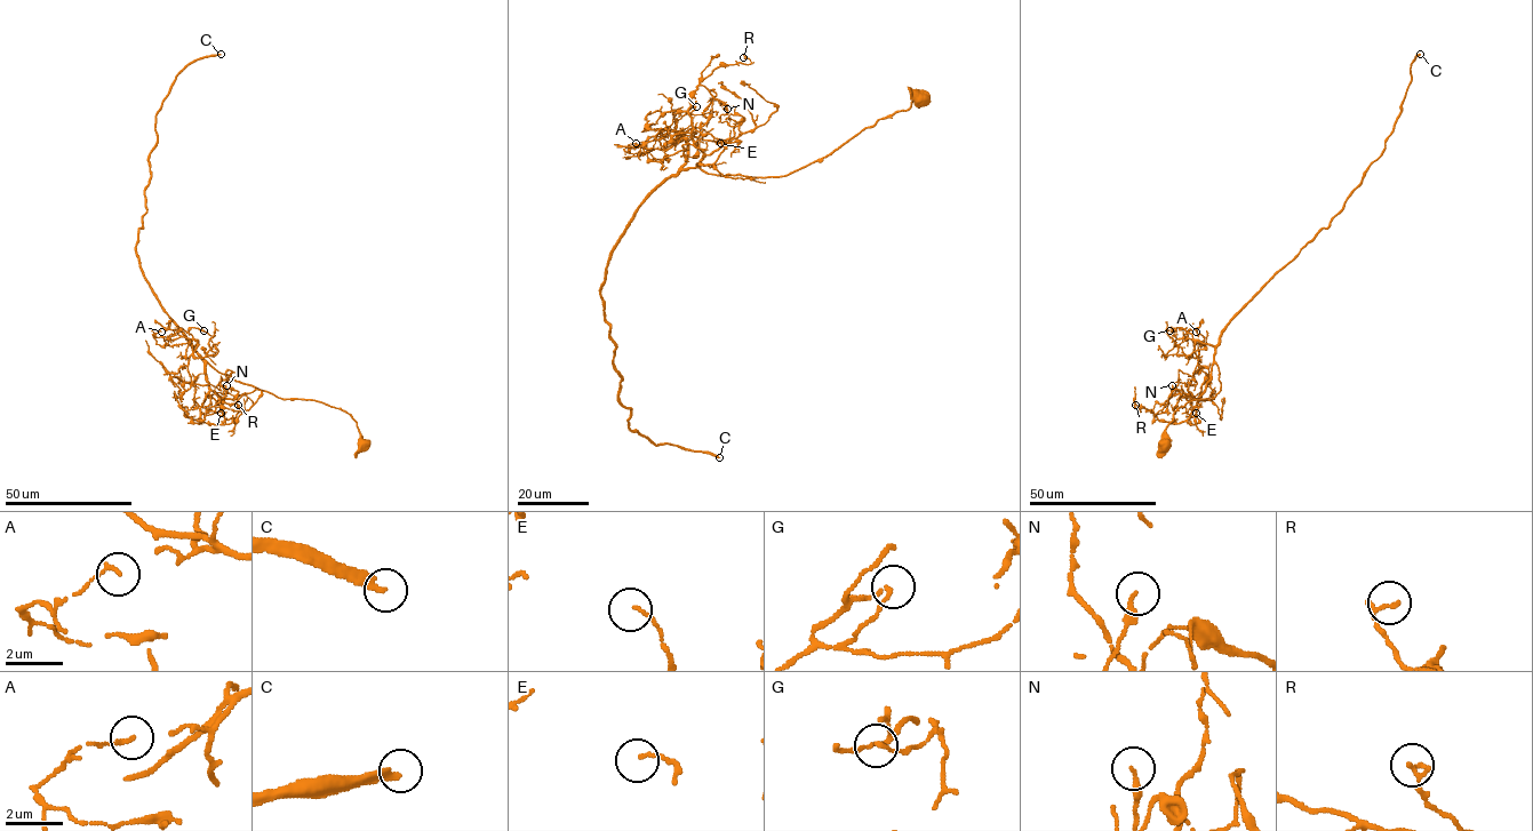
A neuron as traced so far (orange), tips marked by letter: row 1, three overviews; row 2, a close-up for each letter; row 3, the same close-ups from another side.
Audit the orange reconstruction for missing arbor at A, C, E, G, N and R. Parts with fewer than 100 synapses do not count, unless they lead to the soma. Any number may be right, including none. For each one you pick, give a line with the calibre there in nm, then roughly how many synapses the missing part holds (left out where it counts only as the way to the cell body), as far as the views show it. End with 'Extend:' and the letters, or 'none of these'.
C: 280 nm | 400 syn
Extend: C

